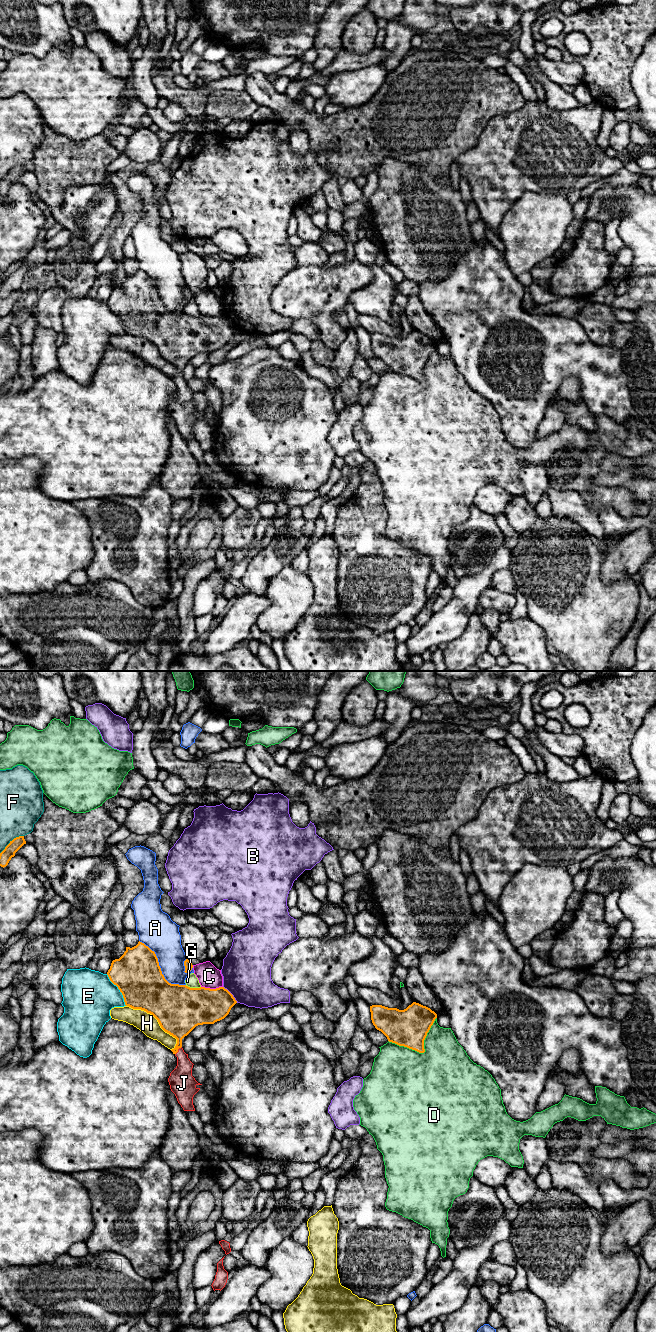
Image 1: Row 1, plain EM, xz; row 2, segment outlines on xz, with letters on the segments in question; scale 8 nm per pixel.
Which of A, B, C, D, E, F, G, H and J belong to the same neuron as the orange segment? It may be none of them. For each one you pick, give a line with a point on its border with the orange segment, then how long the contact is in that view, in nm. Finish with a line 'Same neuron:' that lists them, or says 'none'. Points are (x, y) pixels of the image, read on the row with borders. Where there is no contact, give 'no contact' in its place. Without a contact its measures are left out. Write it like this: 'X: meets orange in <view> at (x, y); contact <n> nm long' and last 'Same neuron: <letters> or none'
J: meets orange in xz at (177, 1050); contact 90 nm long
Same neuron: J

